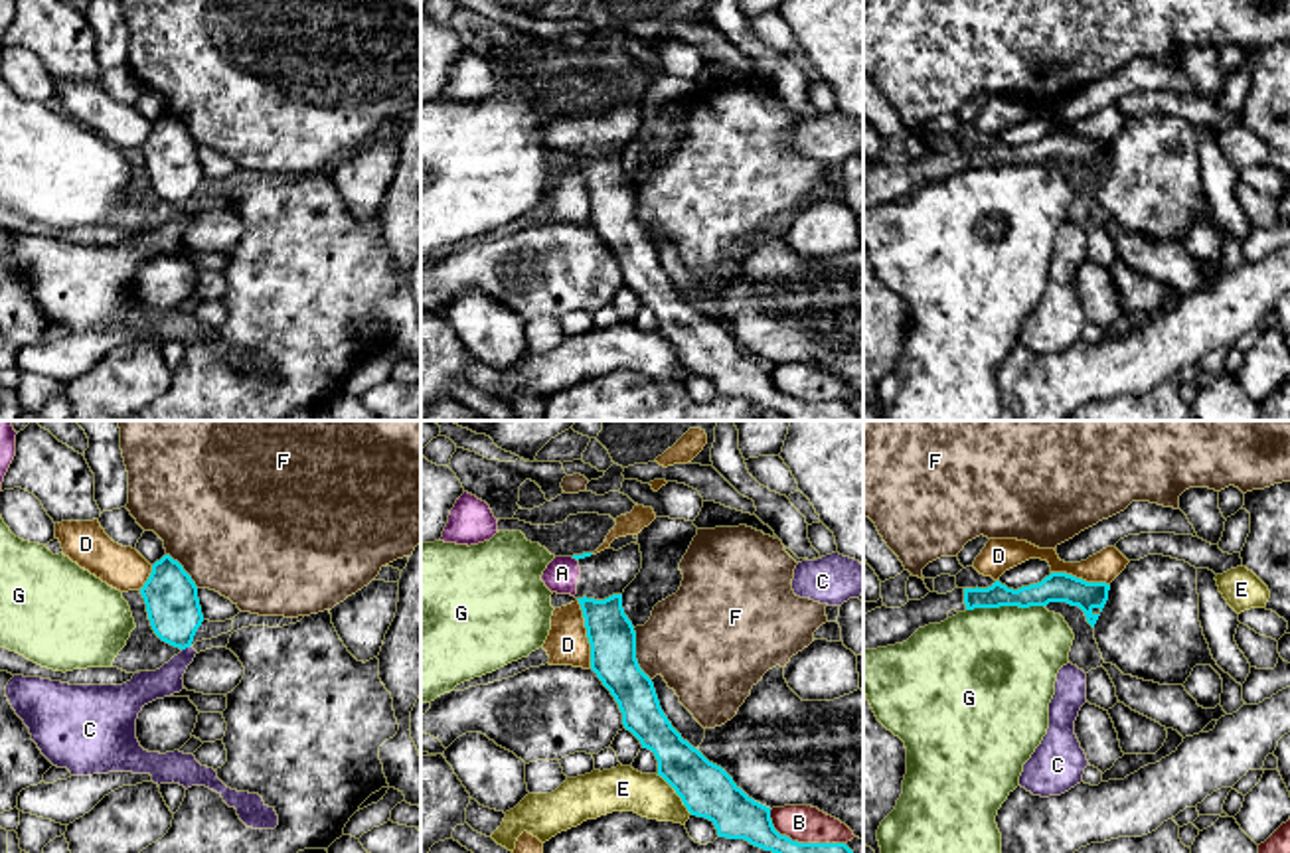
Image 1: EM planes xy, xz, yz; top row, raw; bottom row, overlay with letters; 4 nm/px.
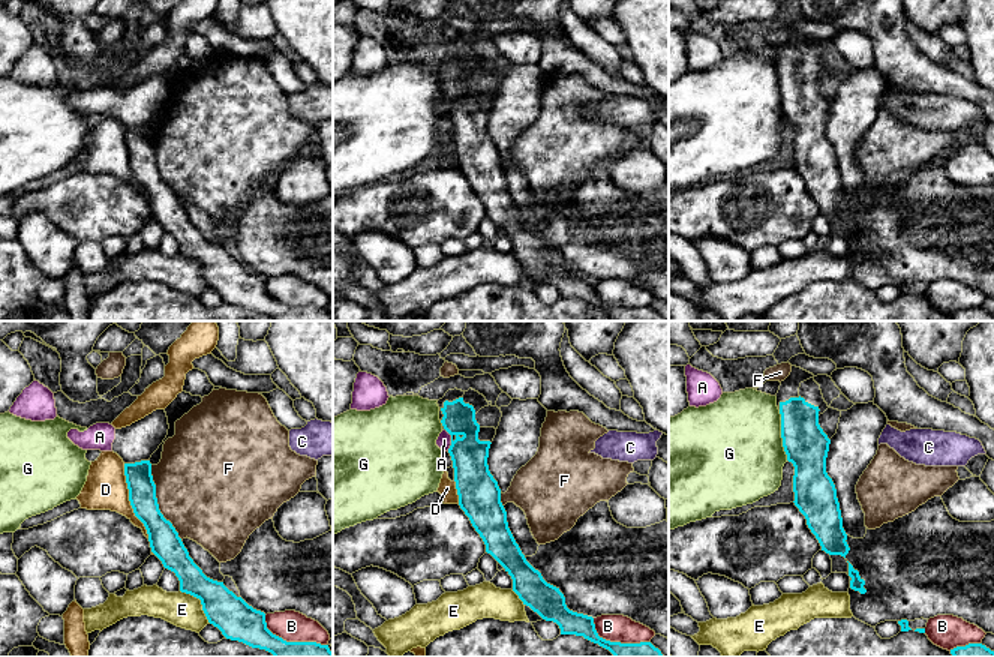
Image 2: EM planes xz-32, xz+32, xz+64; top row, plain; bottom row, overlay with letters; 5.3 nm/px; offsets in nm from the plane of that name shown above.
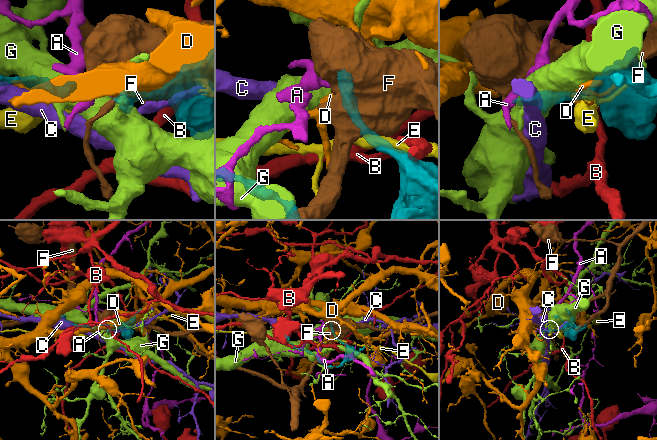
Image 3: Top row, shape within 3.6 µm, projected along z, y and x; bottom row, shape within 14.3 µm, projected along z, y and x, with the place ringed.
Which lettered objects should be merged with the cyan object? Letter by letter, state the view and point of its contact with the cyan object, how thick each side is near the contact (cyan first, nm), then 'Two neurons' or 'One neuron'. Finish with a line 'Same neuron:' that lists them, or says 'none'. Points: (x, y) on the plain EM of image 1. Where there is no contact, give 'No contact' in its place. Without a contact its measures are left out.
A: Touches cyan at xz (575, 115). Thickness 20 nm (cyan) against 140 nm. Two neurons
B: Touches cyan at xz (801, 401). Thickness 160 nm (cyan) against 160 nm. Two neurons
C: Touches cyan at xy (186, 204). Thickness 220 nm (cyan) against 130 nm. Two neurons
D: Touches cyan at xz (587, 192). Thickness 190 nm (cyan) against 170 nm. Two neurons
E: Touches cyan at xz (676, 350). Thickness 220 nm (cyan) against 190 nm. Two neurons
F: Touches cyan at xz (635, 212). Thickness 190 nm (cyan) against 400 nm. Two neurons
G: Touches cyan at yz (1004, 162). Thickness 130 nm (cyan) against 480 nm. Two neurons
Same neuron: none

